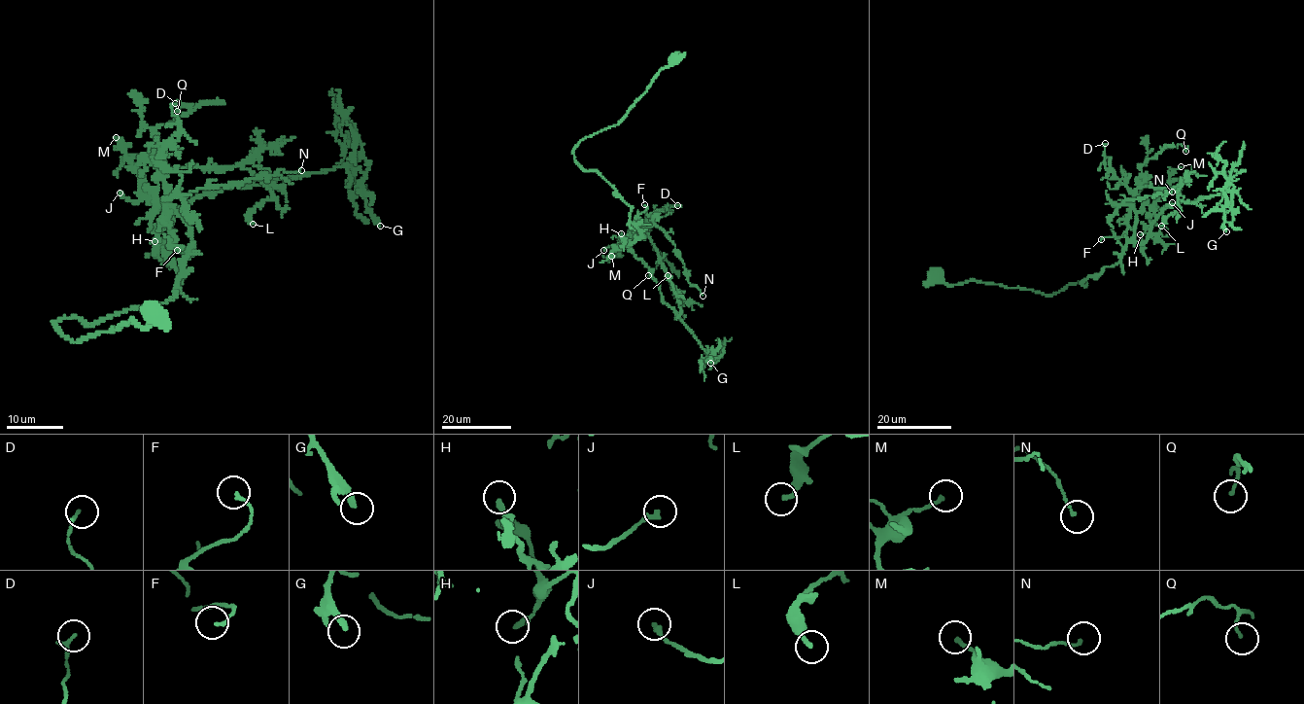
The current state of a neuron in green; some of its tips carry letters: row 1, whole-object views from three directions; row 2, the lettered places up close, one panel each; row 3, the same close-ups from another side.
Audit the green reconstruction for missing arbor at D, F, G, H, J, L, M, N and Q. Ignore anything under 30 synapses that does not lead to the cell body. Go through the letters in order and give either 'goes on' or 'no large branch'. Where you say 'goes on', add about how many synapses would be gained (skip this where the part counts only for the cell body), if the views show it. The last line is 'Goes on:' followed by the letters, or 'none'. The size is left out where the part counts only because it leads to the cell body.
D: no large branch
F: no large branch
G: no large branch
H: no large branch
J: no large branch
L: no large branch
M: no large branch
N: no large branch
Q: no large branch
Goes on: none

